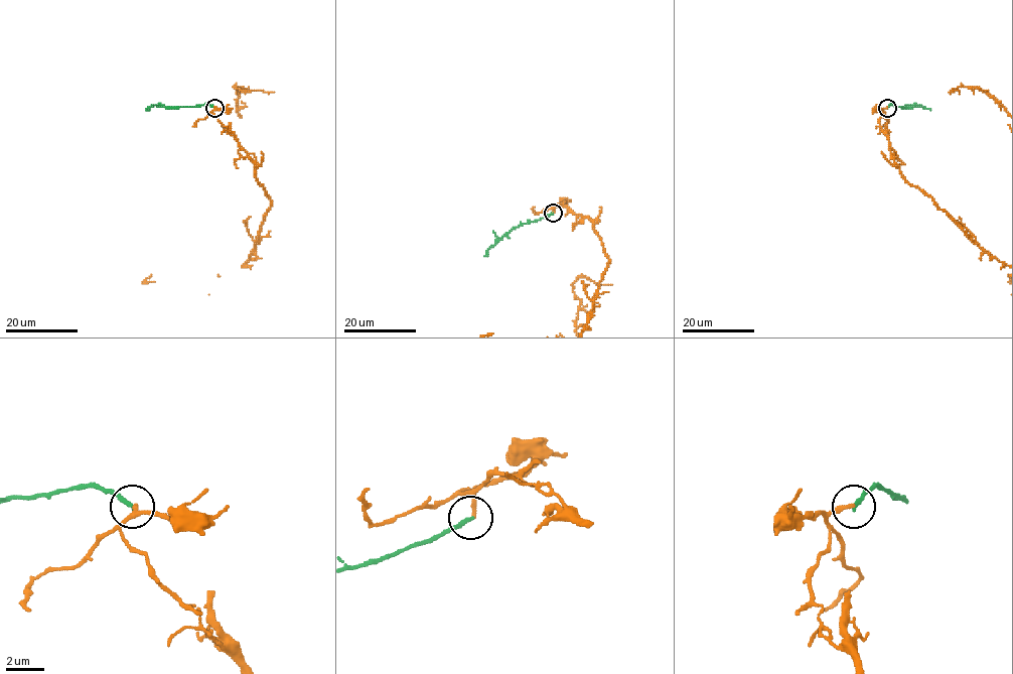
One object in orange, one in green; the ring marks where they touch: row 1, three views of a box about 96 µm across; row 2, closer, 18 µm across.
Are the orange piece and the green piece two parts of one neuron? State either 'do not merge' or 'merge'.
do not merge

